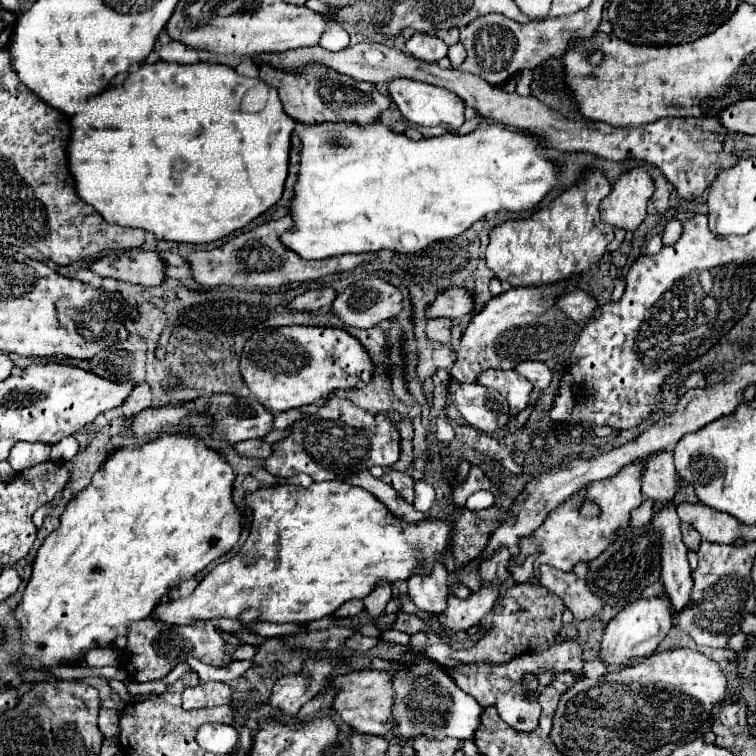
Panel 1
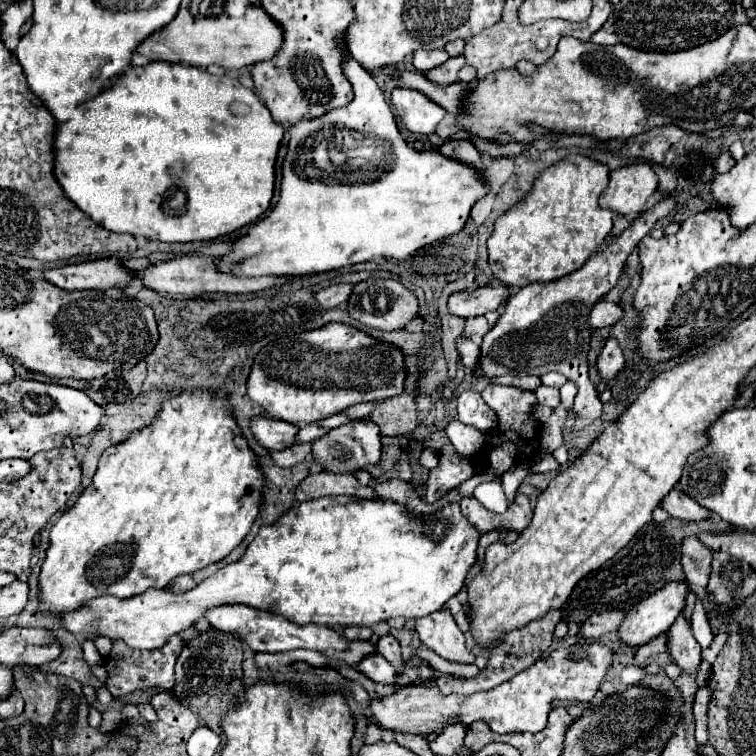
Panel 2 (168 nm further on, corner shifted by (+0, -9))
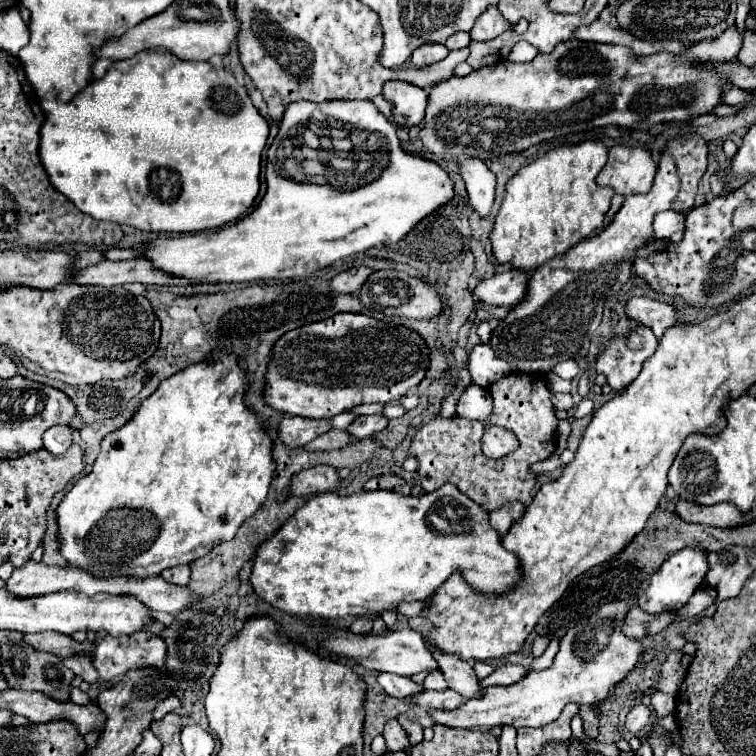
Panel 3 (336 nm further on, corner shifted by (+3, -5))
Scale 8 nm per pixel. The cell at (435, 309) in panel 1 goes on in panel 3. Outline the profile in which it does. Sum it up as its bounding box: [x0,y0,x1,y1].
[472,269,526,307]

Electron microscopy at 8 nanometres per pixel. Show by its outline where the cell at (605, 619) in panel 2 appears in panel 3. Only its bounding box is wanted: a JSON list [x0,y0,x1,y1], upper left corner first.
[622,607,674,639]

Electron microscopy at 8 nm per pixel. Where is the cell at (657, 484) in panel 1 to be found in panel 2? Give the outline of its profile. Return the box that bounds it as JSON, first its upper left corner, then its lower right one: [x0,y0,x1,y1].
[661,489,713,523]

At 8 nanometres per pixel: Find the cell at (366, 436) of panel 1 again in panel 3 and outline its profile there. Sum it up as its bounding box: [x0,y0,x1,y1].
[346,415,388,441]

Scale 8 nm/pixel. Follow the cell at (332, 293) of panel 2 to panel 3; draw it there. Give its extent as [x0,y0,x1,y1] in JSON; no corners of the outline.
[330,267,372,293]

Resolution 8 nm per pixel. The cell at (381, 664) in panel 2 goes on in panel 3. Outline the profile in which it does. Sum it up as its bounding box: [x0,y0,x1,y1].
[376,673,422,697]

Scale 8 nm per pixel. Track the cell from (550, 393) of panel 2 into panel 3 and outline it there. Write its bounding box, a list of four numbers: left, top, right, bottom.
[552,393,574,411]

